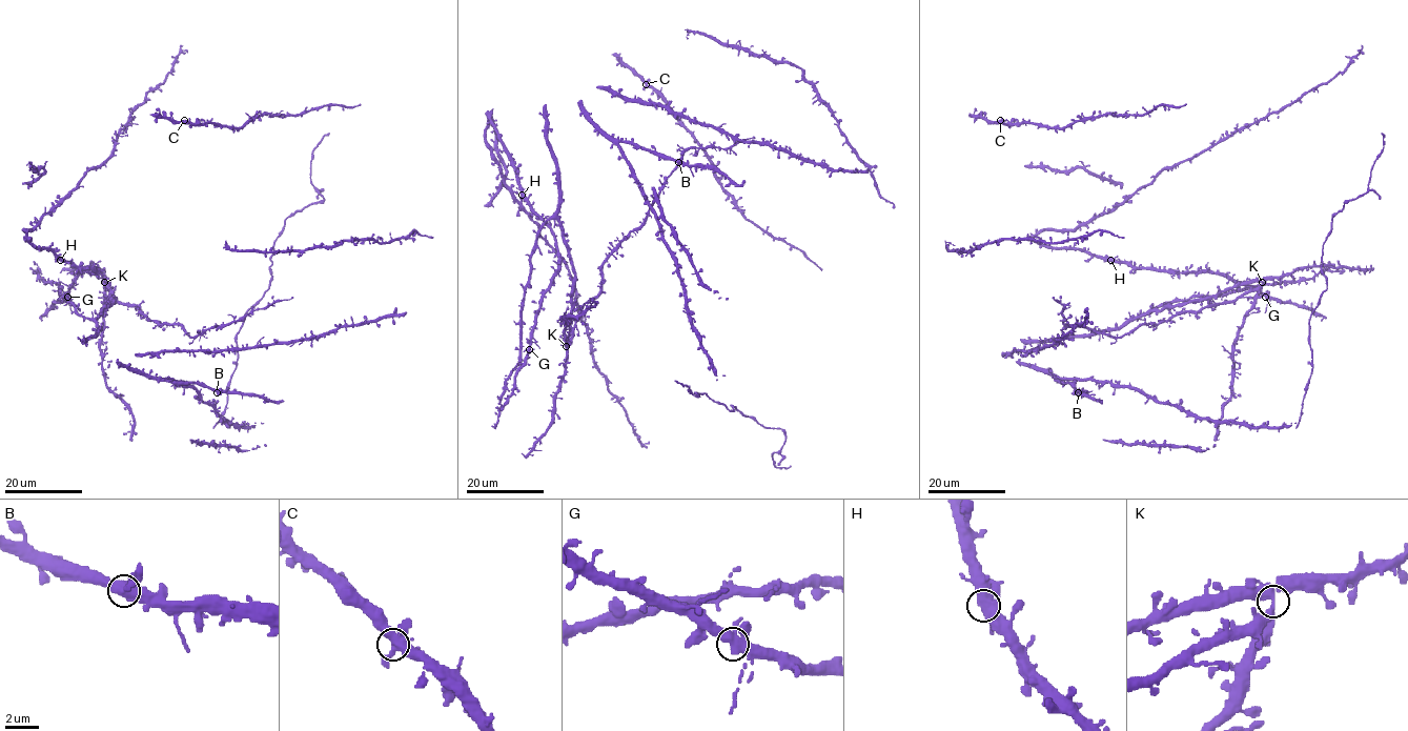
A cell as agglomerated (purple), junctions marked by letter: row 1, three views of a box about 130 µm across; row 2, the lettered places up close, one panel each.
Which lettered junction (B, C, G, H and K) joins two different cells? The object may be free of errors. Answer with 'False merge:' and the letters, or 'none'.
False merge: K

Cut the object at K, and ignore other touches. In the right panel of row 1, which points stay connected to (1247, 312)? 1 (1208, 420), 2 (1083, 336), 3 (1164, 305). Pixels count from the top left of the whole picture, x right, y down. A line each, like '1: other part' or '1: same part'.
1: other part
2: other part
3: other part

